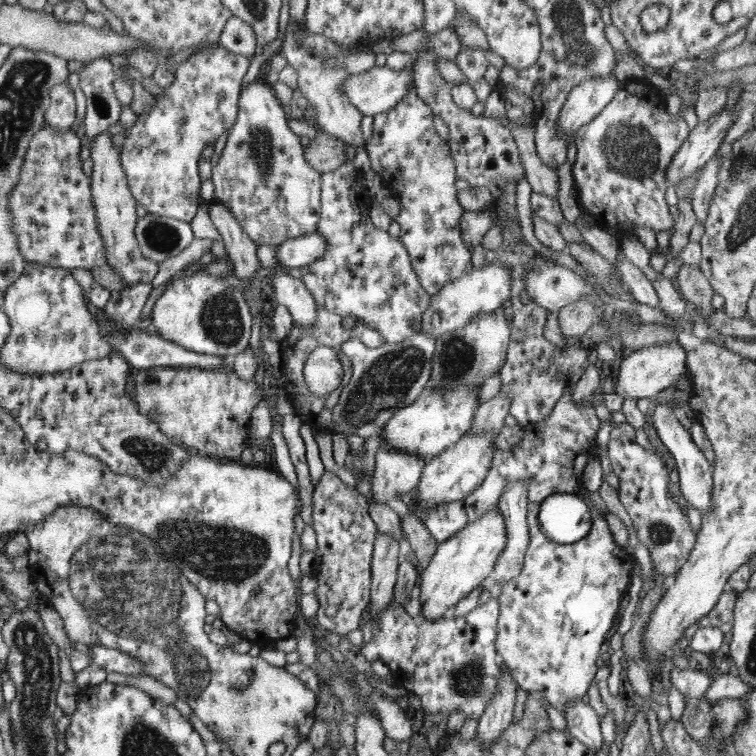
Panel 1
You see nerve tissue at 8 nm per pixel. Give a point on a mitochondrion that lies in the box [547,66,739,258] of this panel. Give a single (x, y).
(627, 147)

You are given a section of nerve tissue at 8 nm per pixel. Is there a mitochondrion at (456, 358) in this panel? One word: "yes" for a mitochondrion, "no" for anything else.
yes

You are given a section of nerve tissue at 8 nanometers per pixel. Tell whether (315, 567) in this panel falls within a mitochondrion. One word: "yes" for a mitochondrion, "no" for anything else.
no

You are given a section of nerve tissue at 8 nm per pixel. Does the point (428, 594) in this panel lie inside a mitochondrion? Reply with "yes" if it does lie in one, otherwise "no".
no

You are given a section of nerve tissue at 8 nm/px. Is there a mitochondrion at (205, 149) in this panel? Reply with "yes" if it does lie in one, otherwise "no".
no

